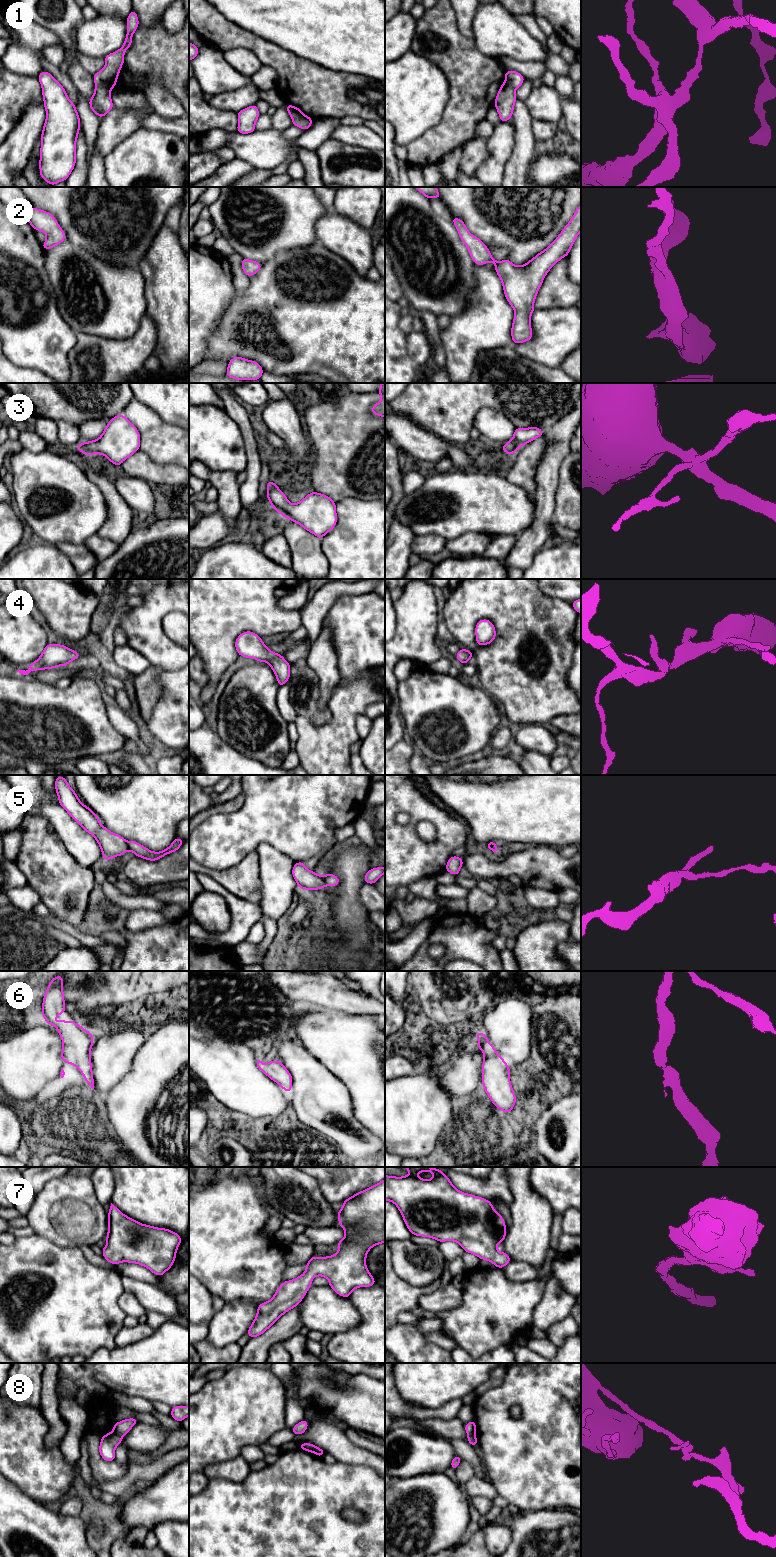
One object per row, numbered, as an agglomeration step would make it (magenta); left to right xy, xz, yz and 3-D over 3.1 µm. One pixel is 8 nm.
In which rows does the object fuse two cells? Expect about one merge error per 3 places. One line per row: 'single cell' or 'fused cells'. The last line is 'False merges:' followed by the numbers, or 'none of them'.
1: fused cells
2: single cell
3: single cell
4: single cell
5: fused cells
6: single cell
7: single cell
8: fused cells
False merges: 1, 5, 8

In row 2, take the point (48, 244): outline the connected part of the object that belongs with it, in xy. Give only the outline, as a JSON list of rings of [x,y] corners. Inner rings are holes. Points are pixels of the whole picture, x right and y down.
[[[32,207],[26,214],[26,218],[34,230],[45,233],[47,238],[42,244],[44,250],[53,248],[65,241],[65,232],[51,213]]]

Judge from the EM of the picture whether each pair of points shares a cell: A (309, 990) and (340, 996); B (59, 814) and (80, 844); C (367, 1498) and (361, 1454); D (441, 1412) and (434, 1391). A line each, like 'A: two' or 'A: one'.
A: one
B: one
C: two
D: two

